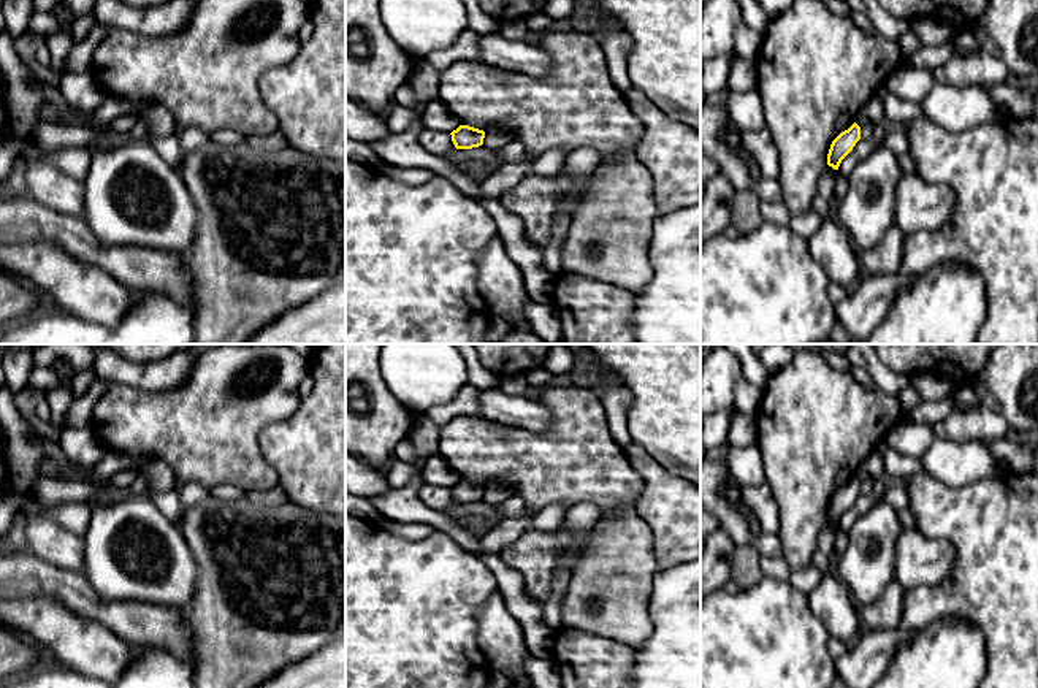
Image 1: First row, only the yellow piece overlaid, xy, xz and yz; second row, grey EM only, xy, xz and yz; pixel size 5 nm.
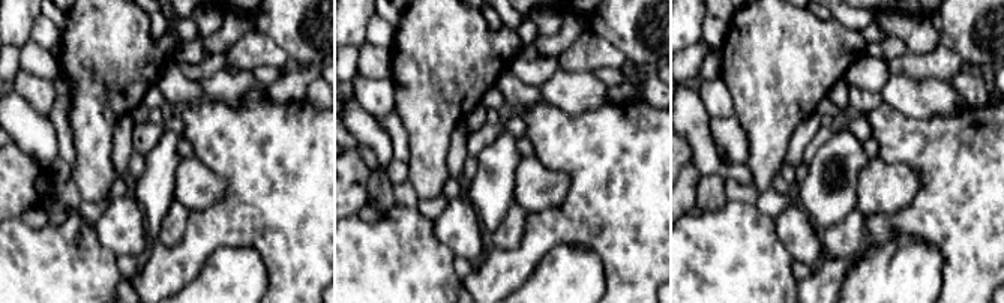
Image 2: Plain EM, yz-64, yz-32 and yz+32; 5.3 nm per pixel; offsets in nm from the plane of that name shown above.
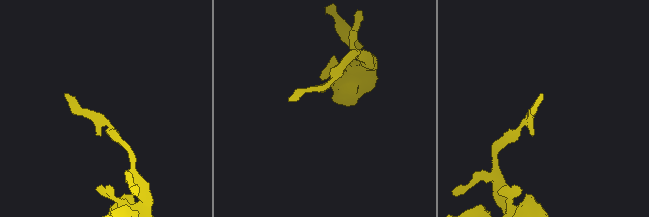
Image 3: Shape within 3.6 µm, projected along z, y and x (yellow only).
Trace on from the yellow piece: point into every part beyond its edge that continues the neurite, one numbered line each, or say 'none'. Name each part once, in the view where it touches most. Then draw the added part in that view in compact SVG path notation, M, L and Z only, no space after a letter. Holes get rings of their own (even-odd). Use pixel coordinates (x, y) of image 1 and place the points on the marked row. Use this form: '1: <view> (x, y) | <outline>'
none

